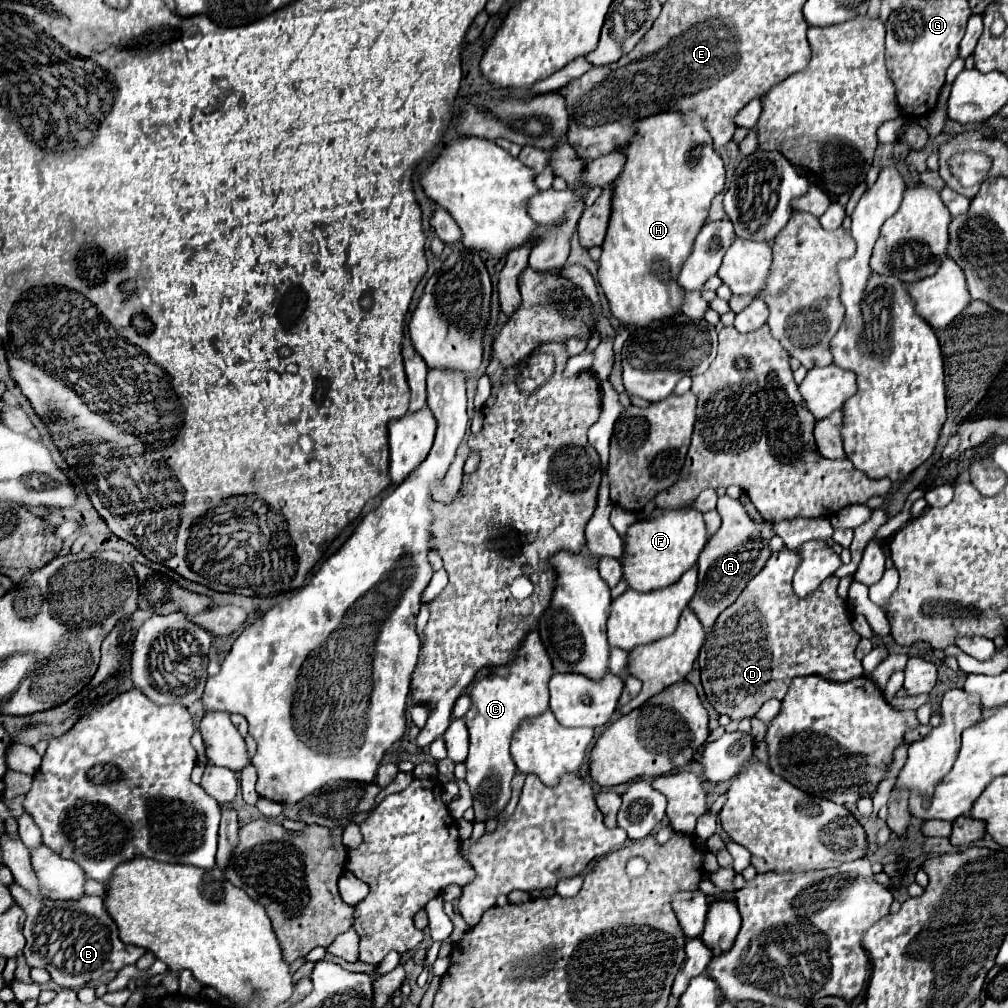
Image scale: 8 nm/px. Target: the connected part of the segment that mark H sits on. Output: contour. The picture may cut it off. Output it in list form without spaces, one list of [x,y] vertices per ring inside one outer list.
[[[661,112],[659,116],[651,116],[651,120],[643,120],[643,124],[639,124],[639,140],[627,144],[623,152],[627,164],[613,182],[613,212],[603,242],[603,254],[599,258],[599,284],[609,300],[611,314],[621,326],[635,330],[681,310],[687,292],[679,288],[677,276],[693,250],[697,232],[707,220],[713,198],[725,186],[725,168],[719,154],[711,148],[711,136],[707,136],[707,130],[699,120],[679,116],[677,112]]]

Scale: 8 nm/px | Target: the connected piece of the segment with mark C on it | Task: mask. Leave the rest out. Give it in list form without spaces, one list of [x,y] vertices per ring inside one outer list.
[[[531,632],[527,634],[527,640],[523,640],[523,648],[519,650],[515,664],[509,664],[509,668],[493,668],[487,678],[475,682],[469,688],[473,706],[465,714],[469,728],[465,780],[473,794],[475,822],[485,824],[493,814],[505,810],[507,802],[511,800],[511,780],[517,774],[517,766],[509,754],[509,744],[521,722],[533,720],[549,708],[547,682],[551,676],[551,660],[543,648],[539,634]]]

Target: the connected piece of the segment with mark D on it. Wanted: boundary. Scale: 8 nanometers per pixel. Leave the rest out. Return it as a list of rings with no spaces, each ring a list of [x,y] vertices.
[[[793,550],[771,554],[765,568],[745,586],[741,596],[727,610],[723,610],[717,622],[709,628],[705,644],[699,652],[699,666],[705,696],[717,714],[727,714],[731,720],[753,718],[767,700],[783,700],[791,680],[797,676],[817,674],[833,682],[847,682],[863,674],[861,660],[855,658],[855,648],[861,636],[851,626],[847,602],[837,594],[839,578],[827,578],[823,586],[815,590],[815,594],[811,594],[807,600],[799,600],[791,588],[791,580],[799,568],[799,562],[801,556]]]

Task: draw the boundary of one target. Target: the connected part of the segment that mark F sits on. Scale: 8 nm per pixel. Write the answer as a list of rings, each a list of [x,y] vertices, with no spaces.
[[[695,508],[667,510],[655,520],[635,522],[625,534],[625,556],[623,556],[623,574],[633,590],[653,592],[675,584],[683,572],[697,564],[699,554],[707,546],[707,526],[703,514]]]

